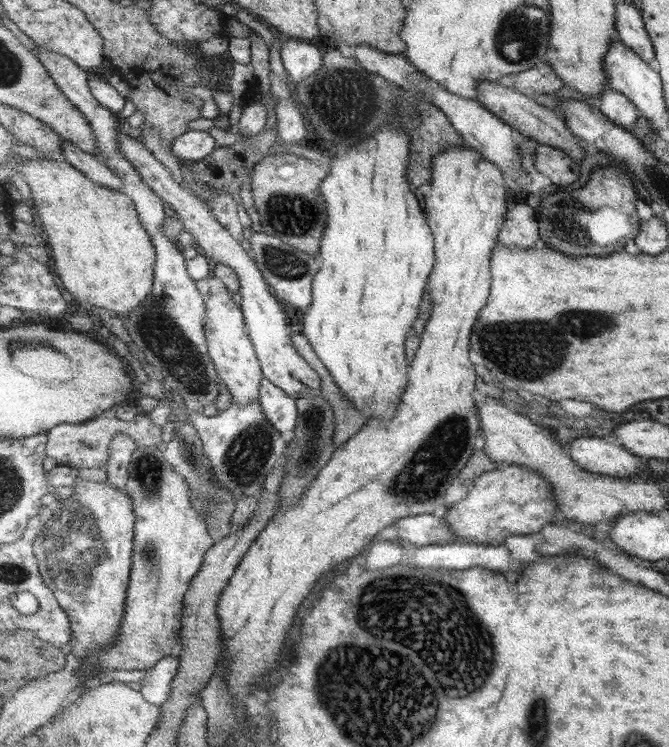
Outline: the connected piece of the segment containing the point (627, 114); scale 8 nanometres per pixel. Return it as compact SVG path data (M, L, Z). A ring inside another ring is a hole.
M609 86L600 96L600 108L609 120L629 130L637 122L641 112L638 106L622 92Z

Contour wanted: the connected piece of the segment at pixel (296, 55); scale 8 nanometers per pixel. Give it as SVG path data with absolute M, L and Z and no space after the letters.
M289 39L282 44L281 56L294 83L315 75L322 67L323 51L315 43L303 39Z

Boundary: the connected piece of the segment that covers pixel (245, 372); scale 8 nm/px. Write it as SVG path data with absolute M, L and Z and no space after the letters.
M227 288L223 292L209 293L206 307L206 335L210 356L218 369L218 375L228 386L235 405L251 404L262 395L264 376L254 341L251 340L246 325L244 312L240 306L235 304L235 300Z

